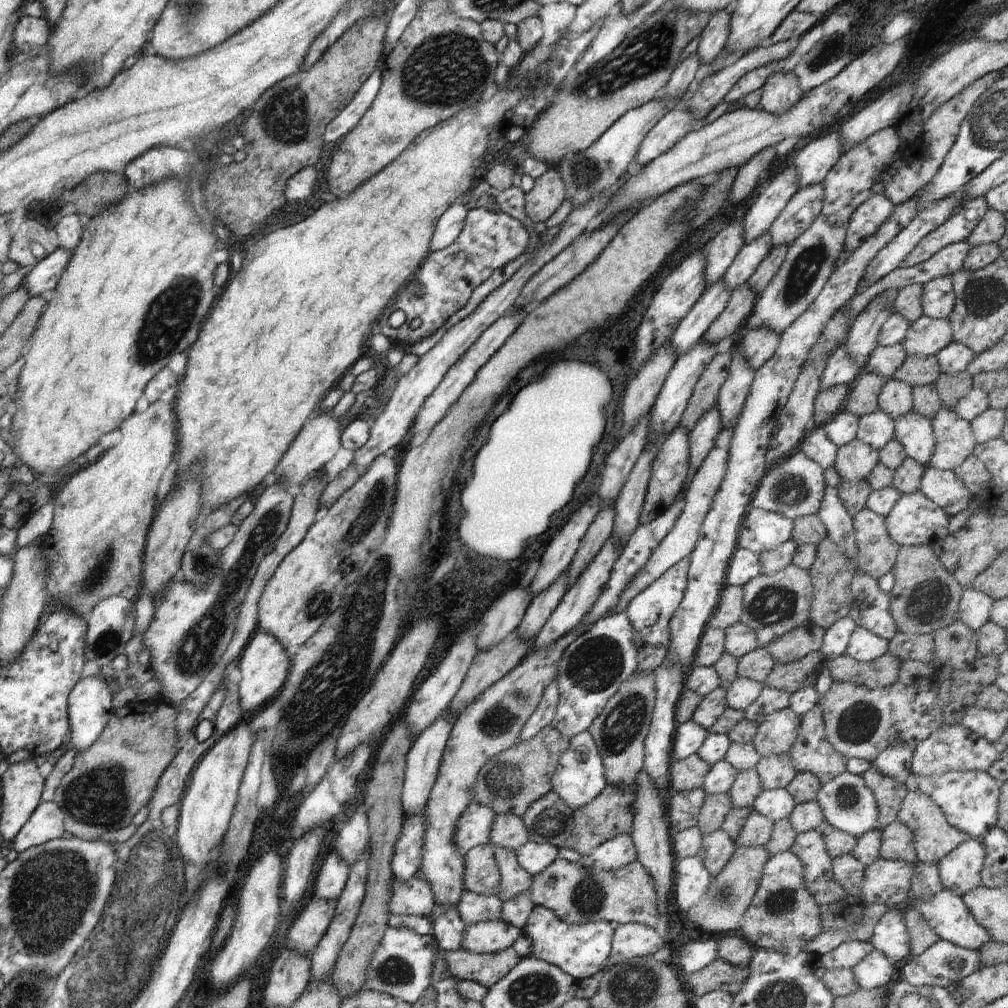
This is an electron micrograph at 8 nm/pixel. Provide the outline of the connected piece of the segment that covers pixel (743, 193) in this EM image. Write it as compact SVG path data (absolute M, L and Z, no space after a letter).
M774 148L765 149L739 168L738 175L731 185L732 192L729 192L730 202L740 204L756 188L758 176L768 168L774 156L776 156Z

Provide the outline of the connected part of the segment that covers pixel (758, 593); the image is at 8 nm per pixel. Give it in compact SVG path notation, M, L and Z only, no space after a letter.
M790 564L774 573L760 574L744 587L743 614L741 623L756 635L761 647L766 647L775 639L803 626L810 620L813 600L813 579L808 571Z

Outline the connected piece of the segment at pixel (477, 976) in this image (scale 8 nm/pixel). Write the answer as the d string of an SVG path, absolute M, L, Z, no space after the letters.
M514 948L502 950L497 954L470 953L465 949L442 952L448 970L458 981L473 981L486 989L495 986L508 975L521 957Z

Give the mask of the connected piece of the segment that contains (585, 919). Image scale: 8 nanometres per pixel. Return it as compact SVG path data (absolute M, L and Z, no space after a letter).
M558 858L546 870L531 876L531 900L548 908L568 925L608 921L614 925L641 923L656 928L661 911L652 880L638 860L617 870L604 871Z

